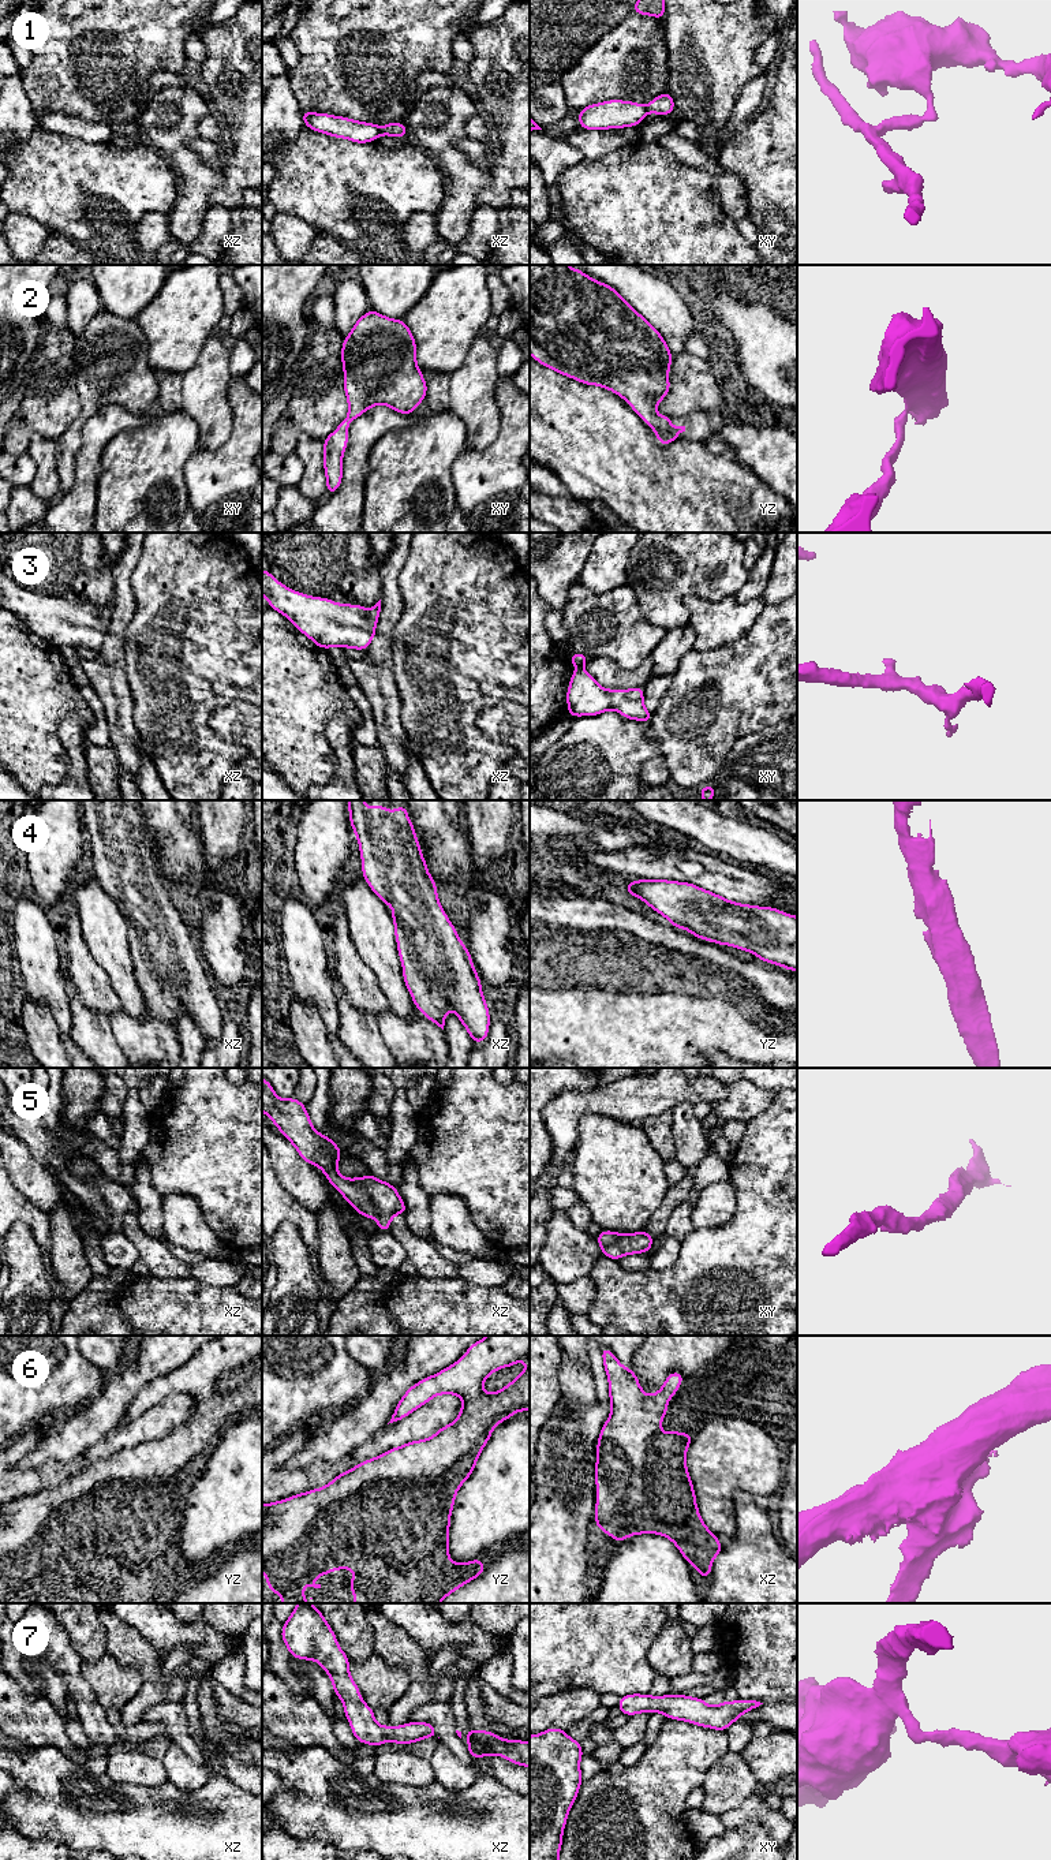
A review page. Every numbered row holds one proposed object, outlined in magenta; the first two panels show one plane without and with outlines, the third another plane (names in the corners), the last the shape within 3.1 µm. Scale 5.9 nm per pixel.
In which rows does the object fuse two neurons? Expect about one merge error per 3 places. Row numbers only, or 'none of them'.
1

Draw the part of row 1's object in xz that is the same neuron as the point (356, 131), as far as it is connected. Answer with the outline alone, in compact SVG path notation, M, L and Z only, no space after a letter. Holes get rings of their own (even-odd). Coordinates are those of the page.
M303 109L300 113L306 127L334 138L345 138L355 143L367 143L377 141L381 135L379 126L374 123L332 116L329 113L306 112Z

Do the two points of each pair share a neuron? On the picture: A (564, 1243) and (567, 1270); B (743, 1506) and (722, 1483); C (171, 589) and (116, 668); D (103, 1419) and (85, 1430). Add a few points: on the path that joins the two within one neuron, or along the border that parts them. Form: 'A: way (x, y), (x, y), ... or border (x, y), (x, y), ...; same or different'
A: way (567, 1250), (567, 1263); same
B: border (741, 1489), (733, 1494), (733, 1520), (736, 1527); different
C: border (130, 624), (126, 632), (126, 678), (128, 687); different
D: way (98, 1419), (89, 1426); same

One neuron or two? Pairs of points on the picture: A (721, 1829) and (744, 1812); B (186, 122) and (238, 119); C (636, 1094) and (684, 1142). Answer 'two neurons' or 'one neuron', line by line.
A: two neurons
B: two neurons
C: two neurons

